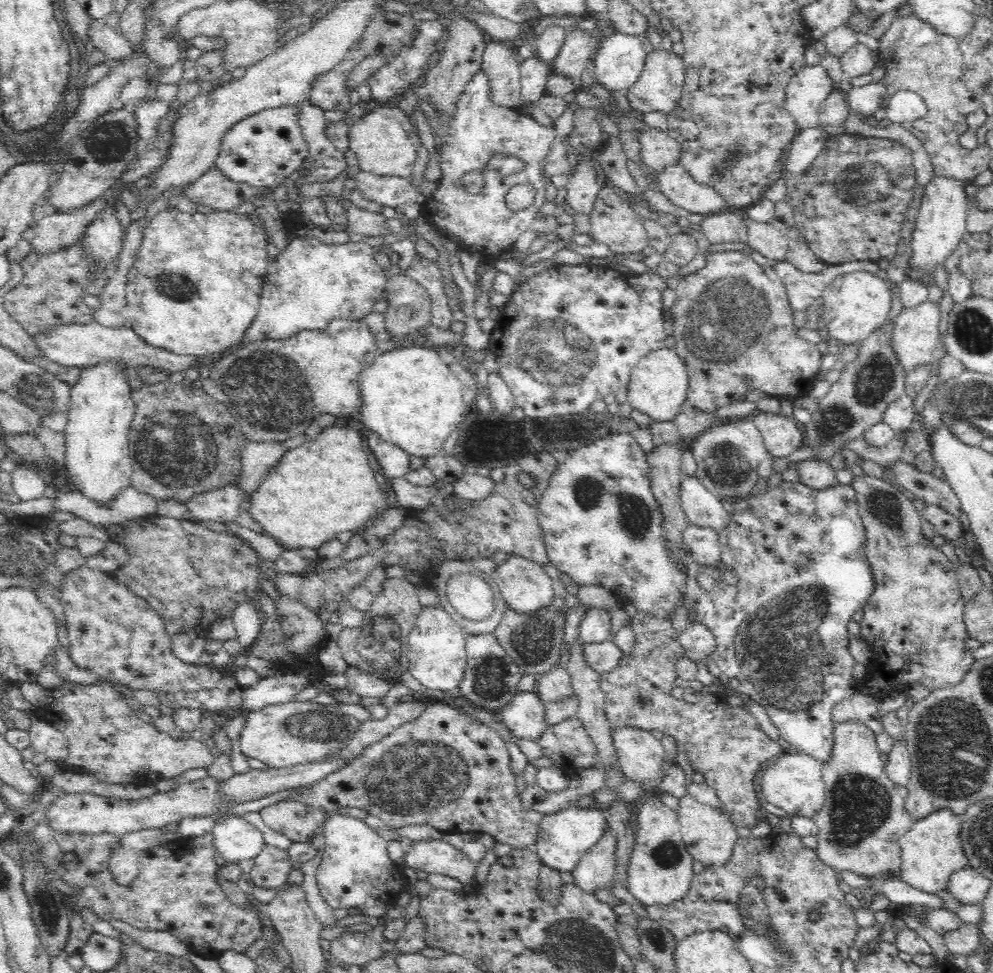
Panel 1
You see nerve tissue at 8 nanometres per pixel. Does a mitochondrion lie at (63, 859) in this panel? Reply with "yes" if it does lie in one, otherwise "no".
yes

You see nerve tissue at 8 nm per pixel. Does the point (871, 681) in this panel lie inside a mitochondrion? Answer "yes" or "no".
no

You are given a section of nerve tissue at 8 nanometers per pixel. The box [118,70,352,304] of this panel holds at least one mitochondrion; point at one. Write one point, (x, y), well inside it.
(172, 285)

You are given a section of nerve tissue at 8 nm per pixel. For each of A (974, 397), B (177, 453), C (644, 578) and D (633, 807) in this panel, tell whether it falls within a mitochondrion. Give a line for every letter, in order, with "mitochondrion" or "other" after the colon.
A: mitochondrion
B: mitochondrion
C: other
D: other

